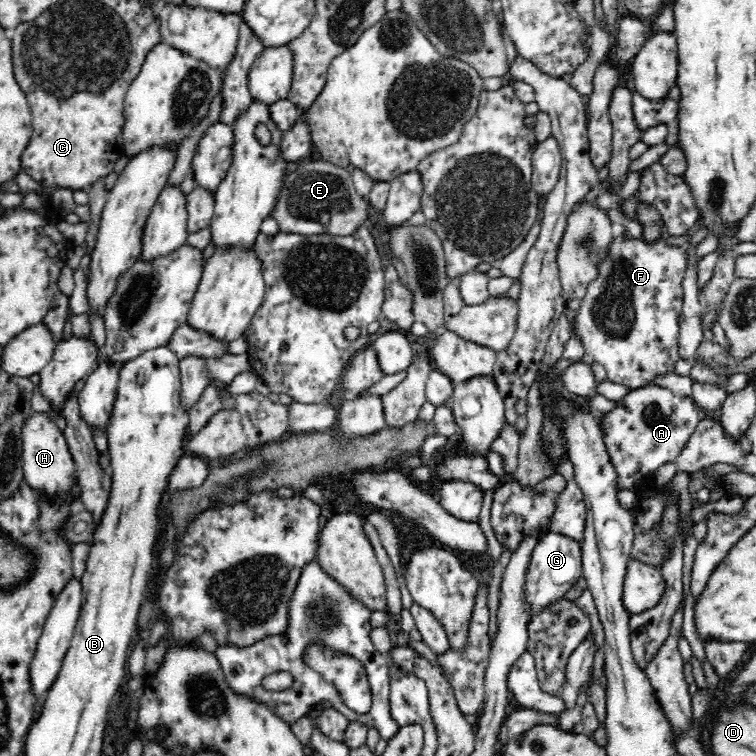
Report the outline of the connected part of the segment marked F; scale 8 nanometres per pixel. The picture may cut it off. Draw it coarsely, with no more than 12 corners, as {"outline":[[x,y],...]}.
{"outline":[[624,229],[573,332],[637,389],[679,360],[688,248]]}

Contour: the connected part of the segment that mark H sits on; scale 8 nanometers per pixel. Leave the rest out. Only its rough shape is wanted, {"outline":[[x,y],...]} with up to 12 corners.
{"outline":[[48,412],[22,426],[23,479],[75,496],[77,471]]}

